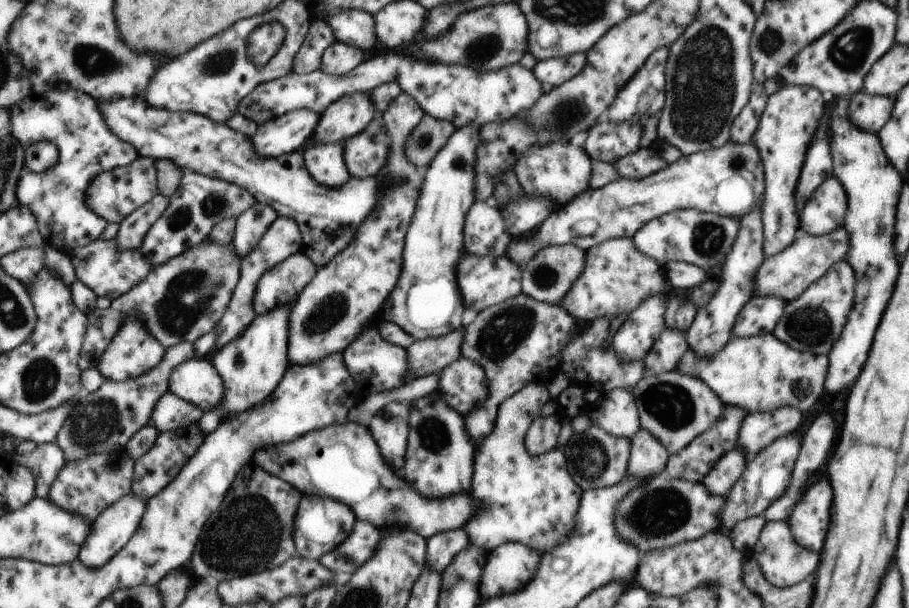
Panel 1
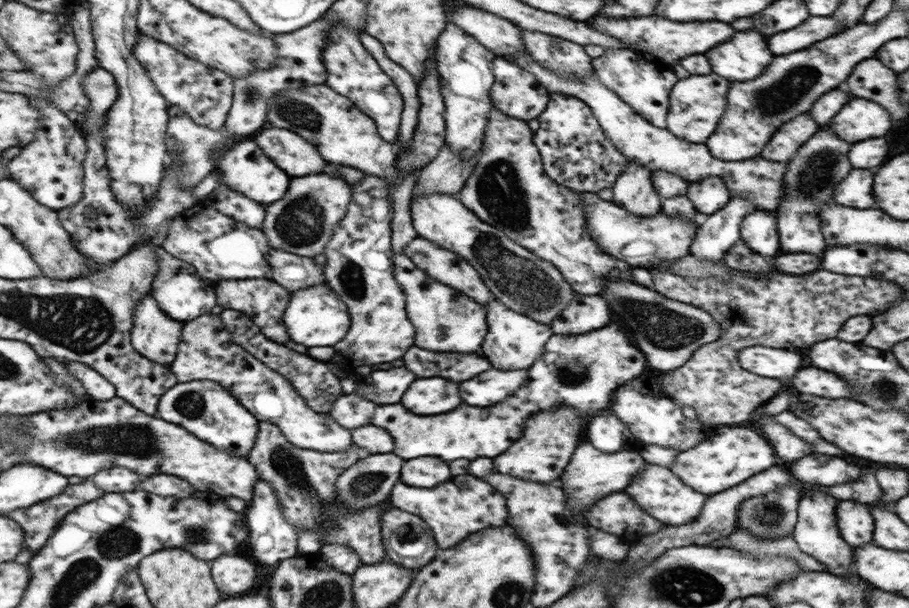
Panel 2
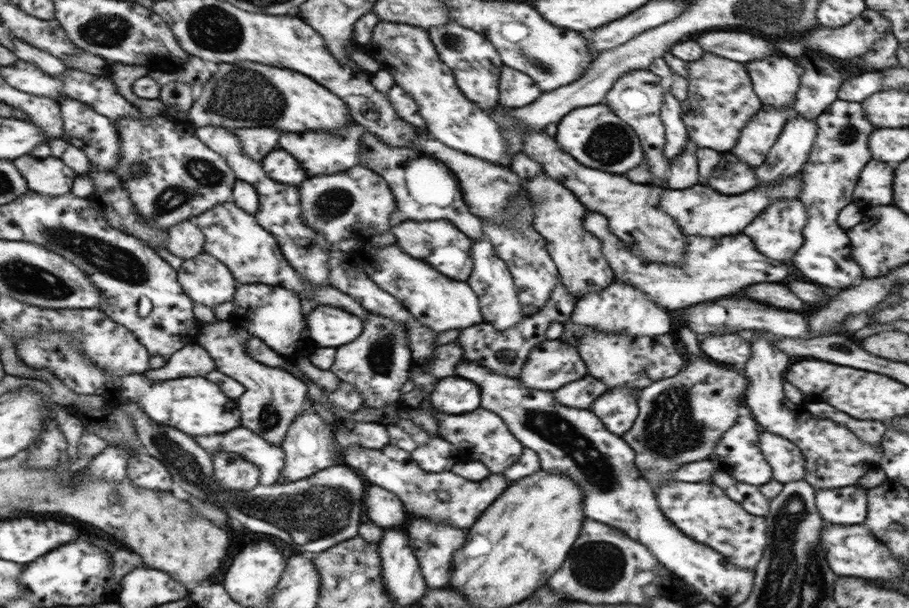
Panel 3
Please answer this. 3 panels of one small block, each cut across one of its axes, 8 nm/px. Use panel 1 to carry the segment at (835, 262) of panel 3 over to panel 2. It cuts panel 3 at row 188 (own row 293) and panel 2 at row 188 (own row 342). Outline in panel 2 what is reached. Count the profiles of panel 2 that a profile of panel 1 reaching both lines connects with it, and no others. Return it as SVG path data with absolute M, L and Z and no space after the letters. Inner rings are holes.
M828 126L820 127L787 162L787 171L783 176L785 190L783 202L778 208L778 232L780 232L780 246L784 252L808 252L820 254L824 252L826 244L820 232L818 220L818 206L832 202L834 187L852 170L848 162L850 144L834 138L833 130Z

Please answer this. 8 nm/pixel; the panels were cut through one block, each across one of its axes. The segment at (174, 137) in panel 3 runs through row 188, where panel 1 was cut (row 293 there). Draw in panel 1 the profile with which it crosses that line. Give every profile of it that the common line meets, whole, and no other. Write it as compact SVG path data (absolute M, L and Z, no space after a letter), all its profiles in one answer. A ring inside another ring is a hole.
M208 238L198 246L156 265L141 283L114 299L110 307L95 309L87 317L86 332L78 366L82 371L97 368L110 341L129 315L142 314L148 332L166 349L185 342L194 343L220 325L233 300L240 280L241 258L232 245L219 245Z

